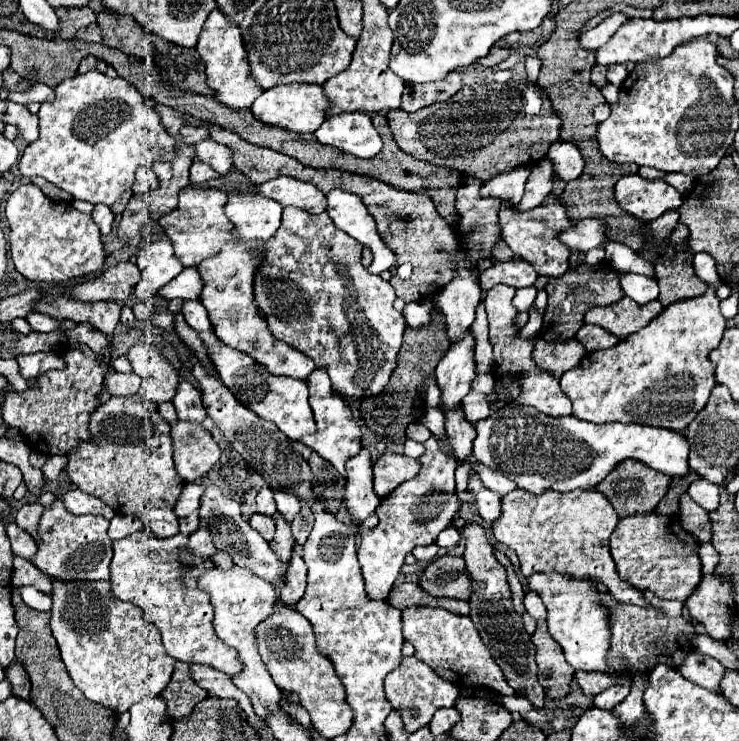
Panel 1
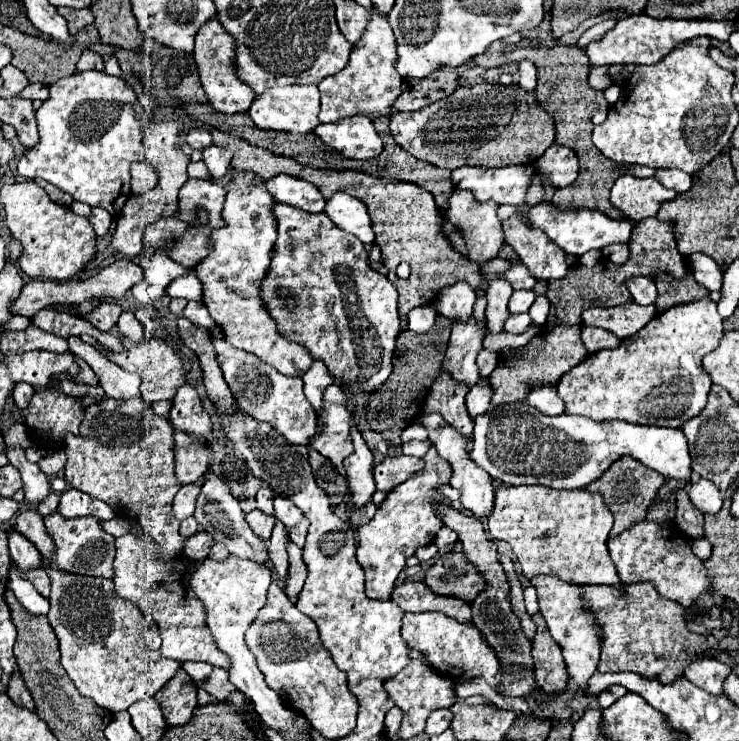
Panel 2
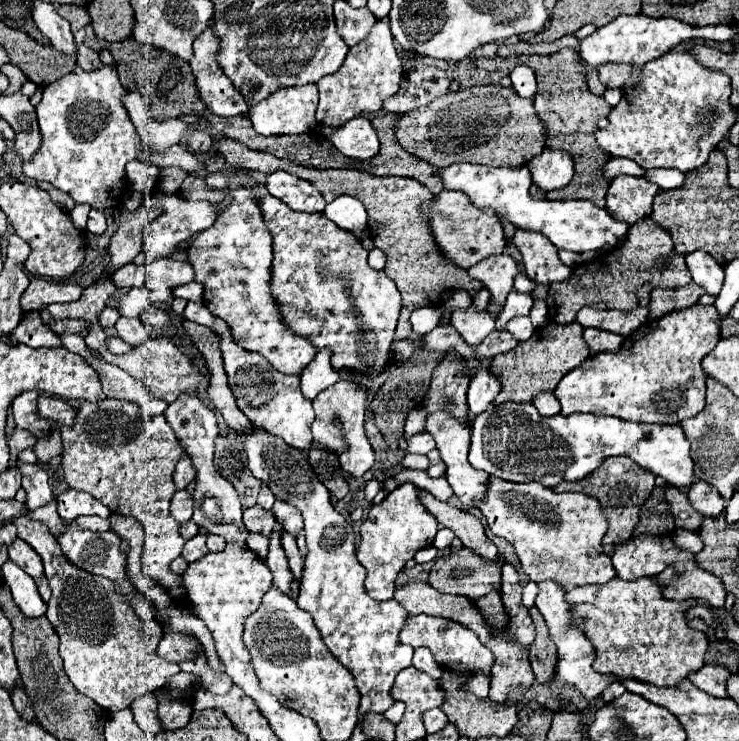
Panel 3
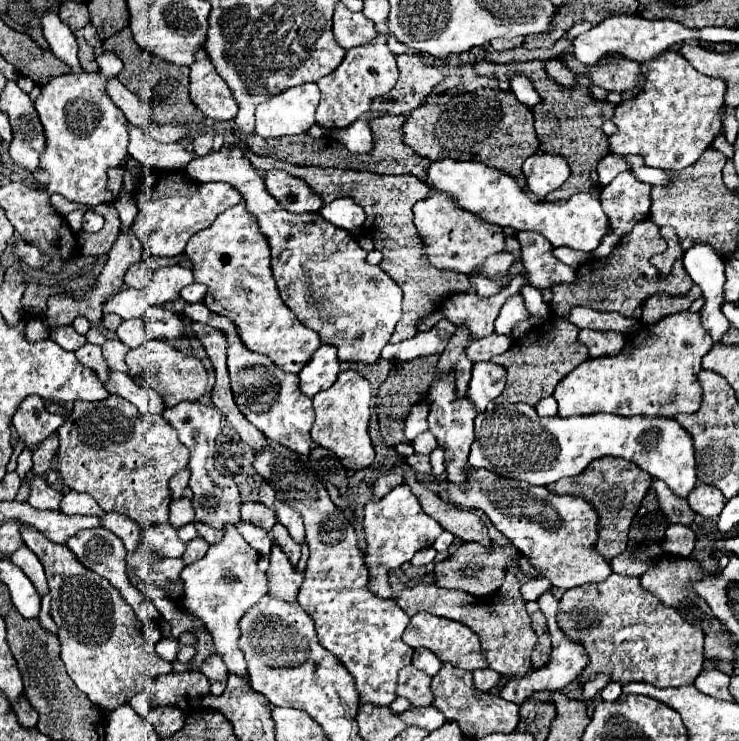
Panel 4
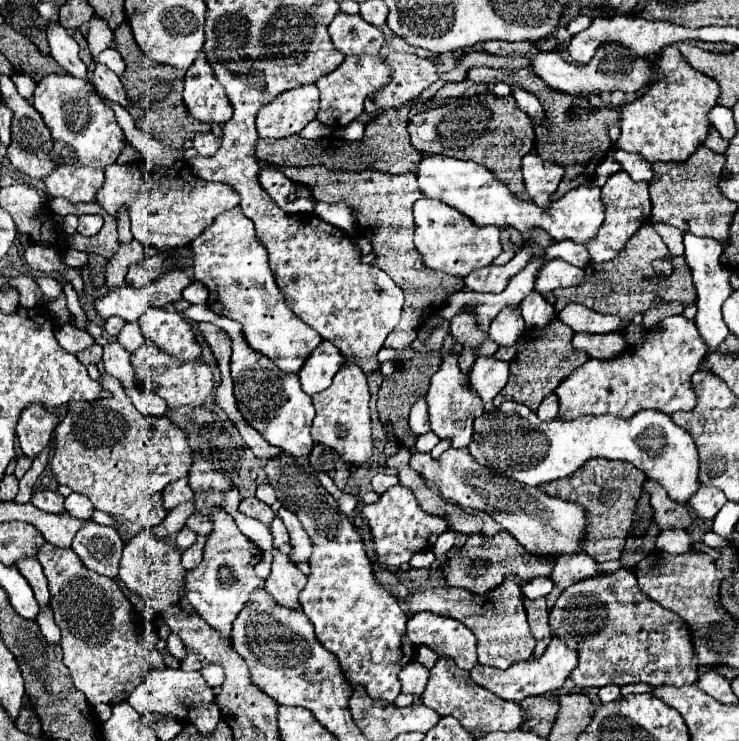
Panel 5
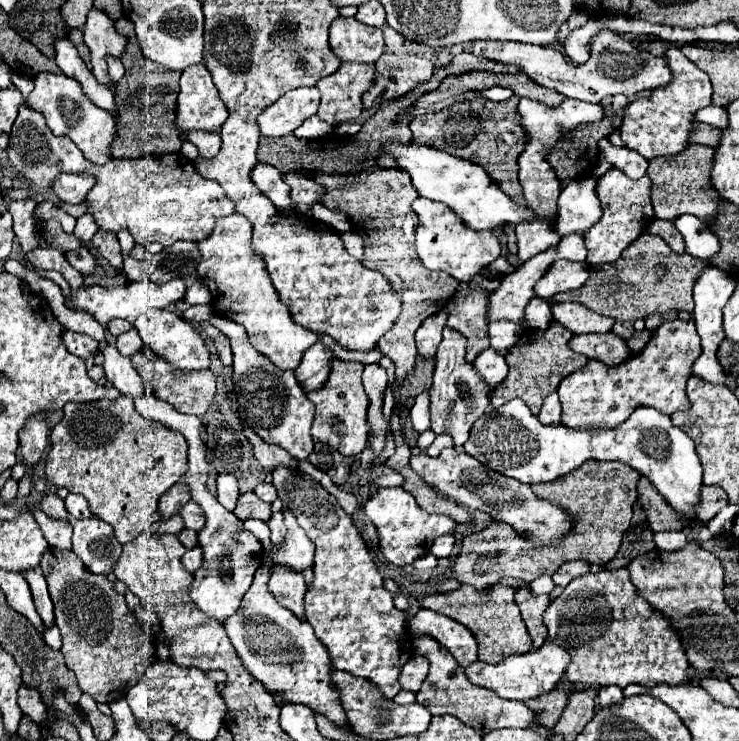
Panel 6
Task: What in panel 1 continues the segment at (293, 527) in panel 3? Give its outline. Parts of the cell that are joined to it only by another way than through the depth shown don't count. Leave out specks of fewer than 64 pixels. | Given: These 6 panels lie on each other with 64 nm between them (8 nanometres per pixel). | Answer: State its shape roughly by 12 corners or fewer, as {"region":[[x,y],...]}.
{"region":[[274,492],[280,516],[286,522],[300,514],[292,494]]}

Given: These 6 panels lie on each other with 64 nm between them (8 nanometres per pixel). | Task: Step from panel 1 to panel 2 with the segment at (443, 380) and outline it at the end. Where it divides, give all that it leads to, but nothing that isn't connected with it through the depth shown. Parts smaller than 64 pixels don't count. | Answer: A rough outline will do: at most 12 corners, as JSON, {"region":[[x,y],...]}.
{"region":[[454,322],[442,372],[468,386],[480,380],[476,356],[486,322]]}

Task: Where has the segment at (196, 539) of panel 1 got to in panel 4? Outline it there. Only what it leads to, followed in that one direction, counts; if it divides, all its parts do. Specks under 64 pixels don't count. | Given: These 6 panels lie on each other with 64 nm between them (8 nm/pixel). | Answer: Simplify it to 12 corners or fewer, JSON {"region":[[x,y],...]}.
{"region":[[200,536],[186,546],[184,564],[198,562],[208,550],[208,542]]}

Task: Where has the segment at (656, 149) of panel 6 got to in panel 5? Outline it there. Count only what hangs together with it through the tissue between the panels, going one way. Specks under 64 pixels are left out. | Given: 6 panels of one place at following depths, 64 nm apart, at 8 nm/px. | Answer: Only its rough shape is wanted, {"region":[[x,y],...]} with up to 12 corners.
{"region":[[676,46],[620,110],[616,146],[650,164],[702,144],[720,94]]}

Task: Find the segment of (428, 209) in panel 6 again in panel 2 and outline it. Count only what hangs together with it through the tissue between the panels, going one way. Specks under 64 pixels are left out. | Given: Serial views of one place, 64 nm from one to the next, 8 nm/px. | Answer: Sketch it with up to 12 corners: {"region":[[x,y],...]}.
{"region":[[456,188],[442,212],[450,246],[474,264],[504,246],[494,202]]}

